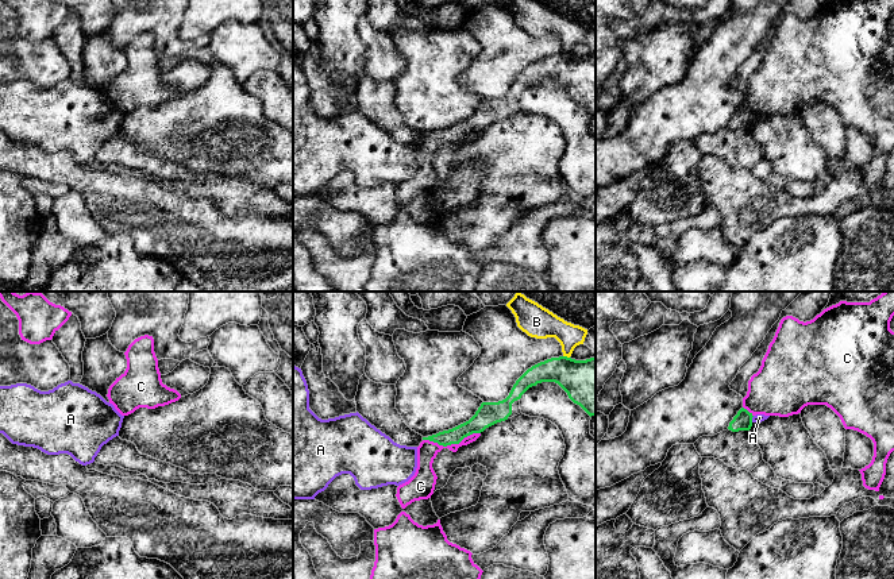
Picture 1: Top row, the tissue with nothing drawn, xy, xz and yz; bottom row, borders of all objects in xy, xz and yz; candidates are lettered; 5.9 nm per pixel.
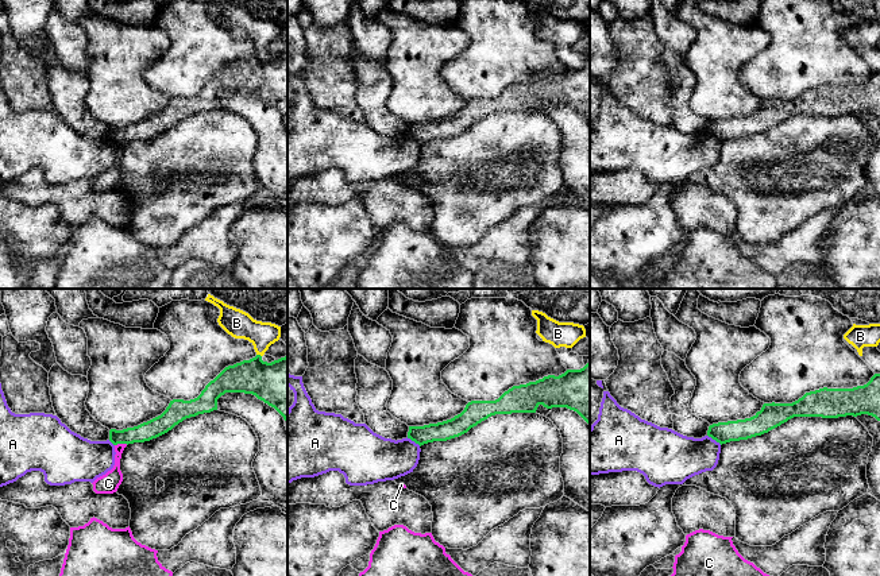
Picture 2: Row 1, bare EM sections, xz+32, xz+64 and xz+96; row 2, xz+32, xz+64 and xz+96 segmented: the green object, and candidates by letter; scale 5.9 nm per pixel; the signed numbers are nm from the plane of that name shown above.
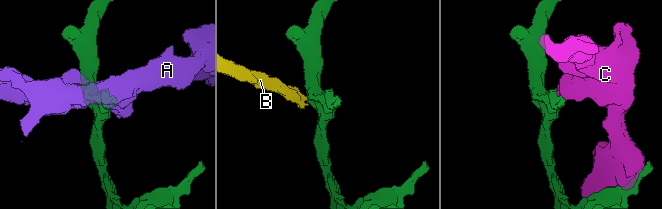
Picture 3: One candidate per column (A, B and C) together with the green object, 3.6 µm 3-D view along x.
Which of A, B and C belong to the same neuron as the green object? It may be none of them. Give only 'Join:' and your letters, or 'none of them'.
Join: none of them

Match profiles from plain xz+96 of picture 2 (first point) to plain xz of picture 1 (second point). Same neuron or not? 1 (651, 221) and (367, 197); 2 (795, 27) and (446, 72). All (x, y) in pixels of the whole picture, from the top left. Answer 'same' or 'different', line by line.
1: different
2: different

